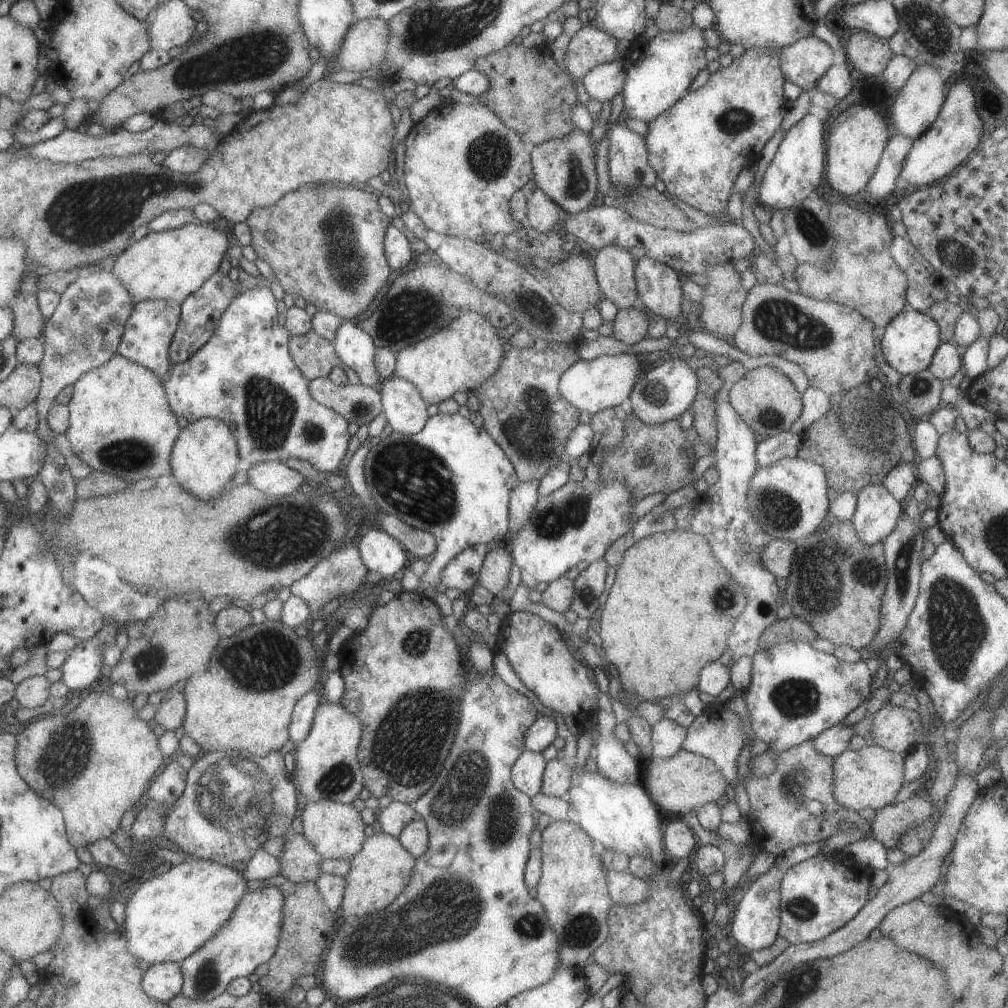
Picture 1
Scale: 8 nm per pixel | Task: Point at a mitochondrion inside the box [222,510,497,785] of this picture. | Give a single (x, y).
(262, 664)

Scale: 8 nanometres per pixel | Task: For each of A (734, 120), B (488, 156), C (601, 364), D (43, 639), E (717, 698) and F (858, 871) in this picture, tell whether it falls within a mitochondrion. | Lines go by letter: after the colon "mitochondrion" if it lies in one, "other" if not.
A: mitochondrion
B: mitochondrion
C: other
D: other
E: other
F: other

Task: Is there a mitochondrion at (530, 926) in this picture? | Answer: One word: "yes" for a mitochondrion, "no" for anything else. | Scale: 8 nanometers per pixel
yes

